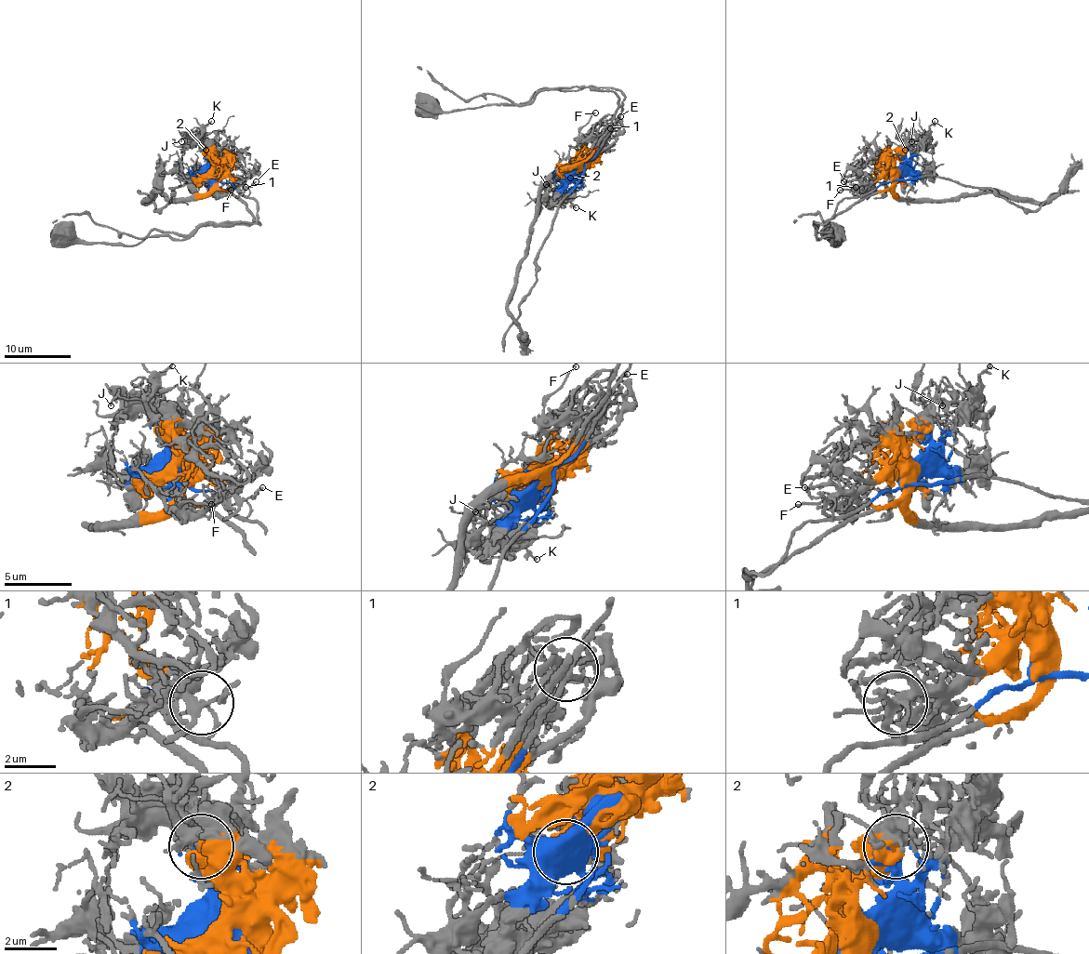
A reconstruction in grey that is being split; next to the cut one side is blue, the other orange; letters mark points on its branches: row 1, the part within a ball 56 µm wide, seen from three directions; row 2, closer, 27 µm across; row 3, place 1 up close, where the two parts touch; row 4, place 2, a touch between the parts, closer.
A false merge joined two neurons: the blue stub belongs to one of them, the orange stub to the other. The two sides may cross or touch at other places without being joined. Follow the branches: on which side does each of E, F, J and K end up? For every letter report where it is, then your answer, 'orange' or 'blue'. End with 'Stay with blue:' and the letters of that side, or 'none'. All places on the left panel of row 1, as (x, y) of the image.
E: (256, 181) | orange
F: (231, 190) | orange
J: (181, 141) | blue
K: (211, 121) | blue
Stay with blue: J, K

